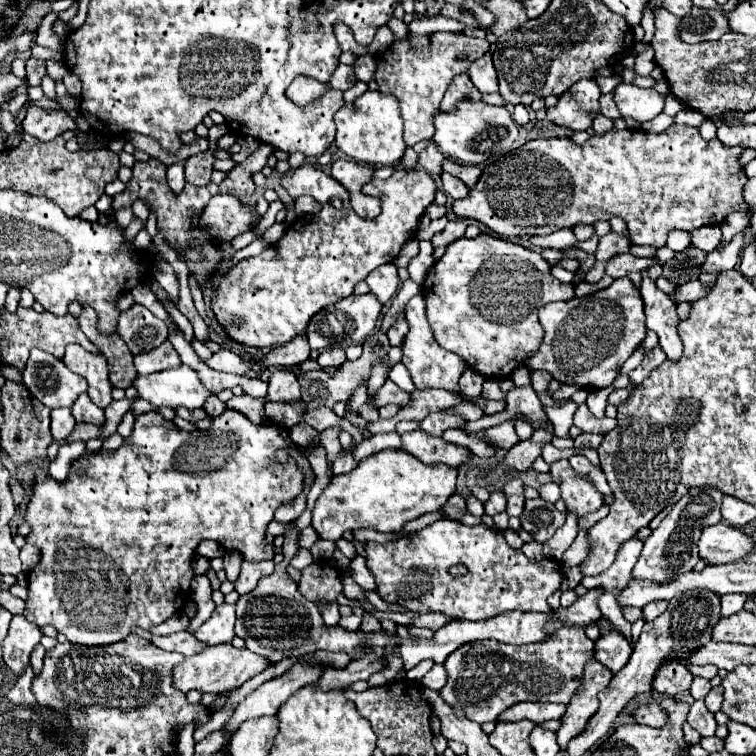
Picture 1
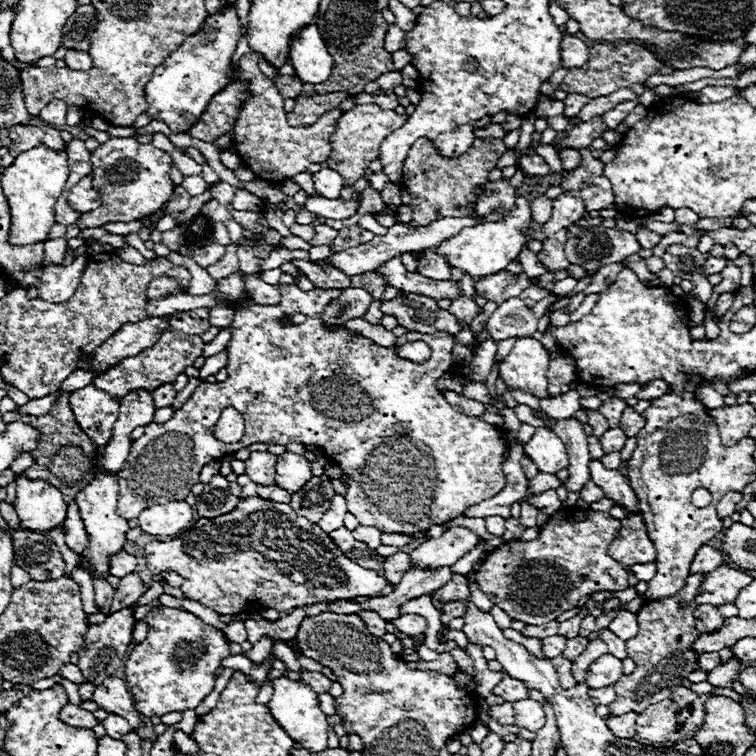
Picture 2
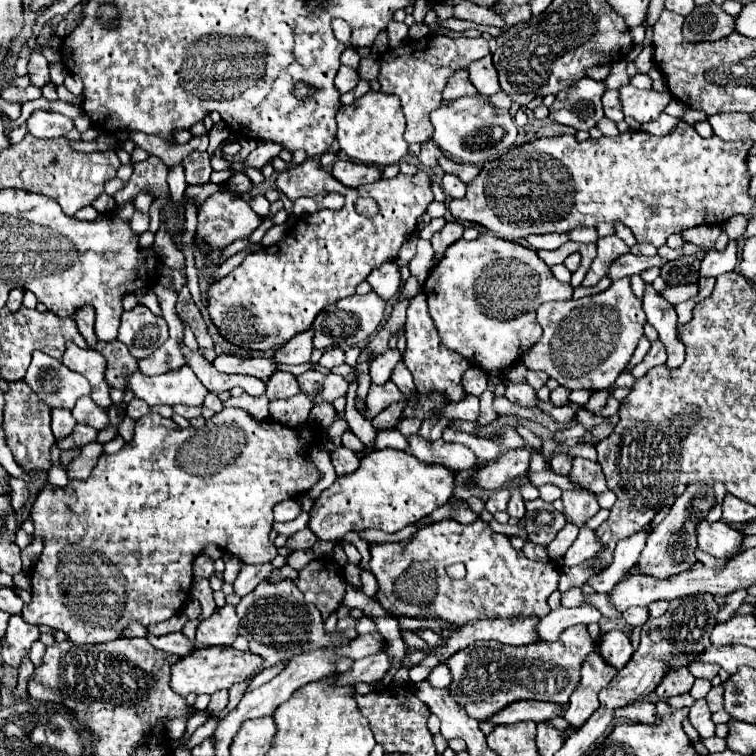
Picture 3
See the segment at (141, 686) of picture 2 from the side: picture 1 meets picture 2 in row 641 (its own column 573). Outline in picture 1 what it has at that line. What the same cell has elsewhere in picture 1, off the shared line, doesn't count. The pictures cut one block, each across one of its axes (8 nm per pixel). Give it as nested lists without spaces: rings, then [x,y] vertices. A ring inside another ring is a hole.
[[[678,124],[660,134],[614,128],[590,136],[580,146],[572,144],[570,138],[540,138],[486,166],[478,184],[470,188],[470,196],[456,200],[452,208],[458,216],[474,218],[502,236],[548,236],[560,228],[610,220],[614,214],[628,224],[632,244],[662,248],[670,230],[696,230],[706,224],[722,224],[732,212],[748,212],[742,196],[746,176],[738,166],[742,150],[742,146],[722,146],[718,138],[706,142],[698,128]]]

